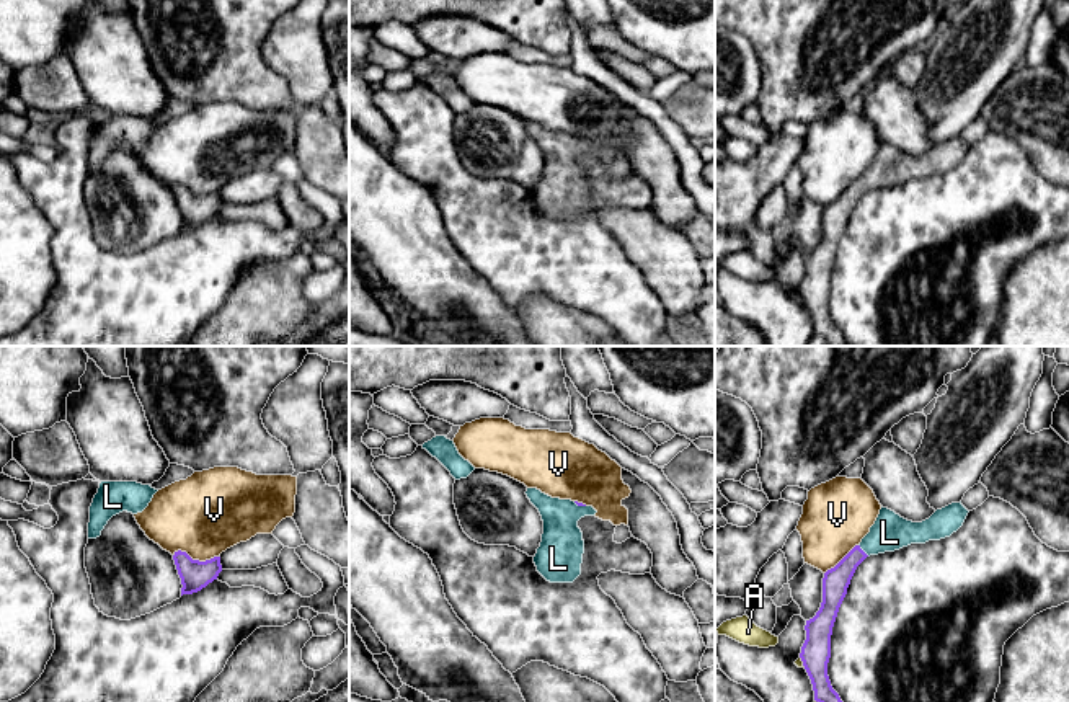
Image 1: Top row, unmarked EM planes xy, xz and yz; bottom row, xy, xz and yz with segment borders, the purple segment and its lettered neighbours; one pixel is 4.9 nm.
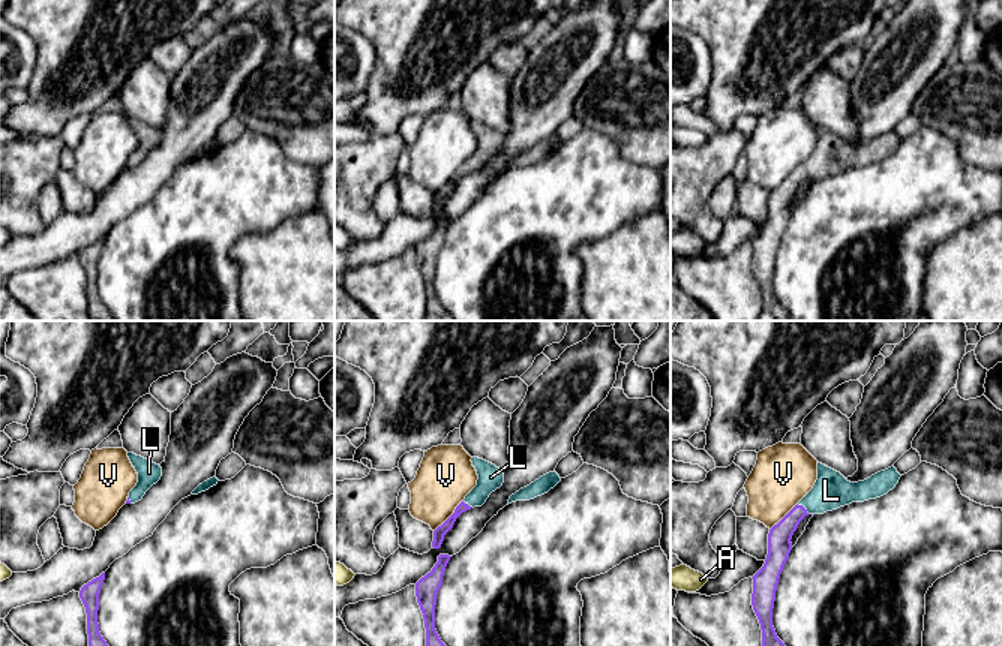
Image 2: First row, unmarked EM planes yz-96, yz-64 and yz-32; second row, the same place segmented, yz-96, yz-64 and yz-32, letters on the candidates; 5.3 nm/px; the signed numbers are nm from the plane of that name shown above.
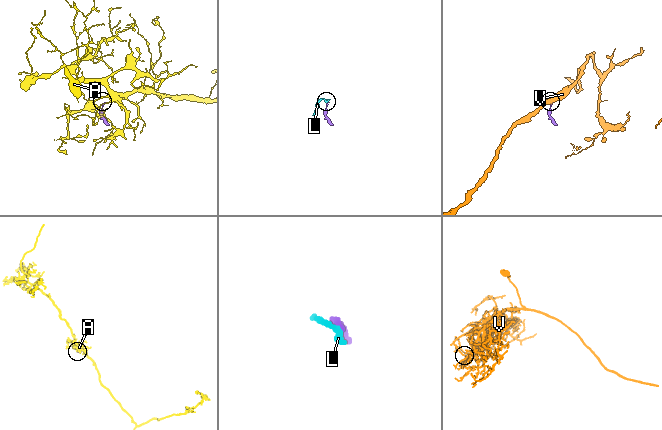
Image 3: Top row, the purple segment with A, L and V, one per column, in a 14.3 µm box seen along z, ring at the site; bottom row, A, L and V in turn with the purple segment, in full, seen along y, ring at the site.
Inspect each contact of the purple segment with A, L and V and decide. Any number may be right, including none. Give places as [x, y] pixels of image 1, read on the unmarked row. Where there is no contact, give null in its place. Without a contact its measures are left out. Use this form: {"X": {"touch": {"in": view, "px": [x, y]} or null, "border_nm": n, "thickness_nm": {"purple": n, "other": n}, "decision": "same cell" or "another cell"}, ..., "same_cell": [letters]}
{"A": {"touch": {"in": "yz", "px": [821, 337]}, "border_nm": 90, "thickness_nm": {"purple": 140, "other": 80}, "decision": "another cell"}, "L": {"touch": {"in": "yz", "px": [862, 185]}, "border_nm": 80, "thickness_nm": {"purple": 130, "other": 180}, "decision": "same cell"}, "V": {"touch": {"in": "xy", "px": [196, 195]}, "border_nm": 220, "thickness_nm": {"purple": 150, "other": 400}, "decision": "another cell"}, "same_cell": ["L"]}

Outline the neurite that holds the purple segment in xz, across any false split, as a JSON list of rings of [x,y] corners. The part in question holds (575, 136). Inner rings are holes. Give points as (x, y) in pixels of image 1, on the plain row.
[[[537,122],[526,126],[543,155],[540,181],[534,191],[537,206],[550,217],[573,217],[581,209],[584,188],[578,155],[597,145],[571,134],[552,132]]]

